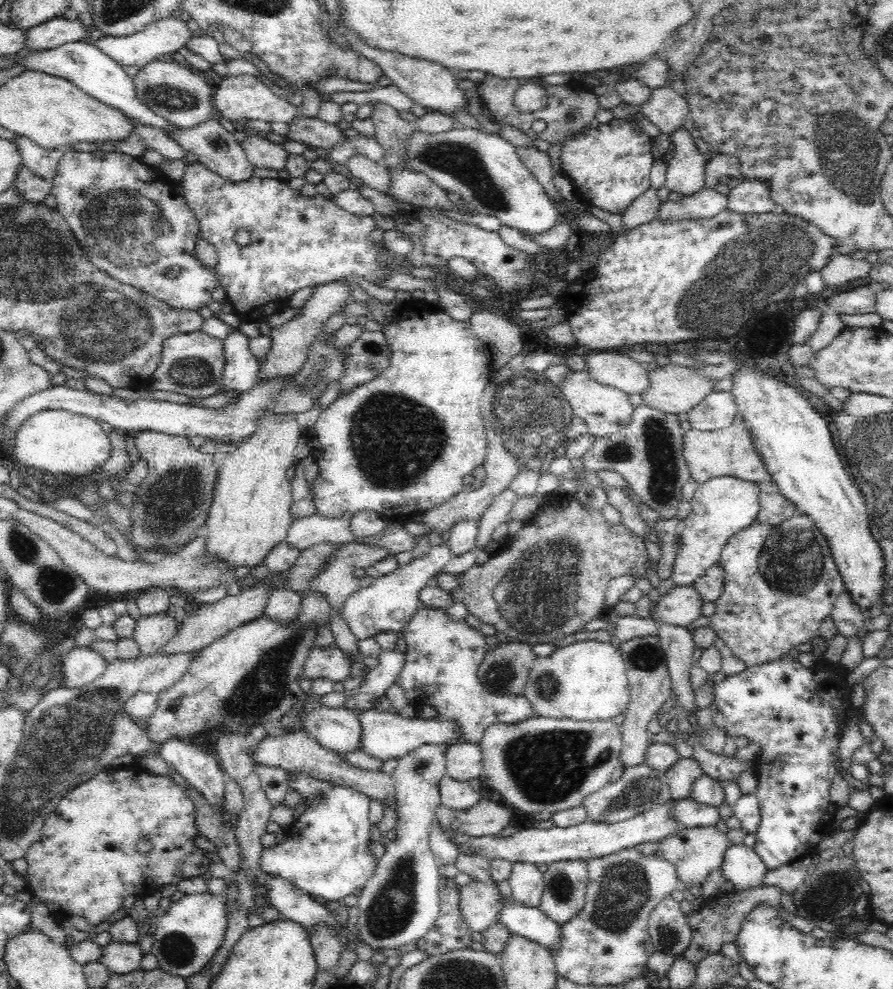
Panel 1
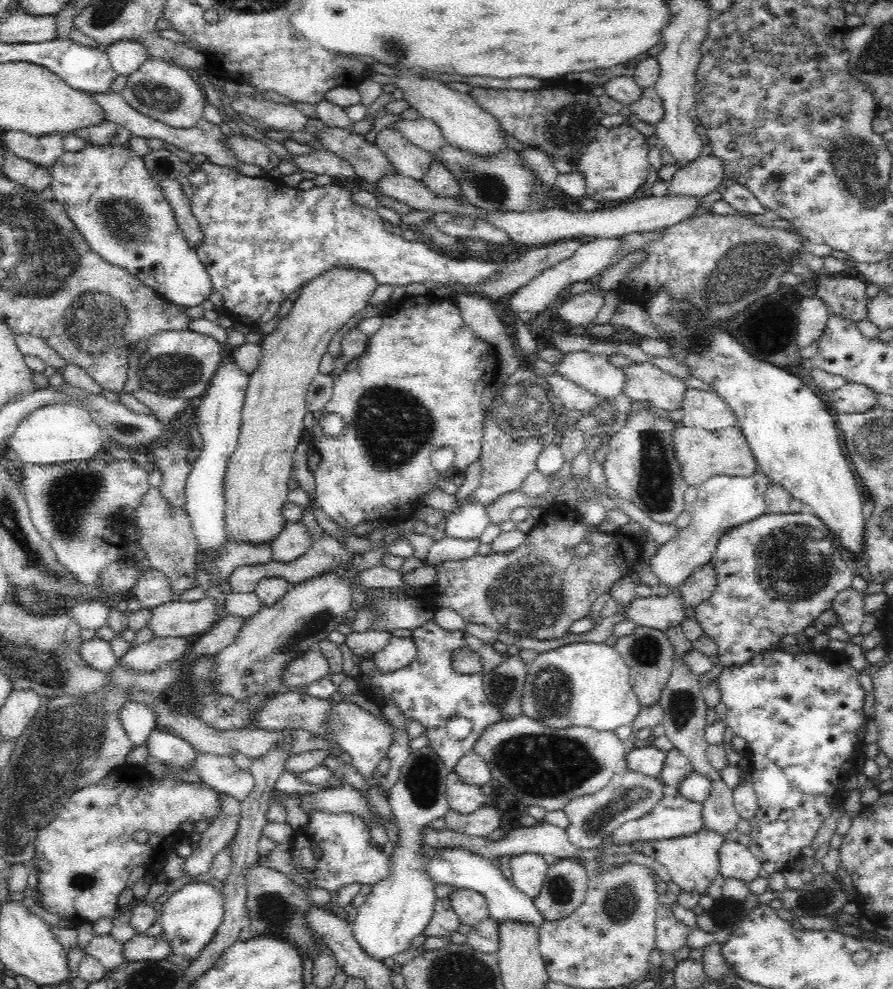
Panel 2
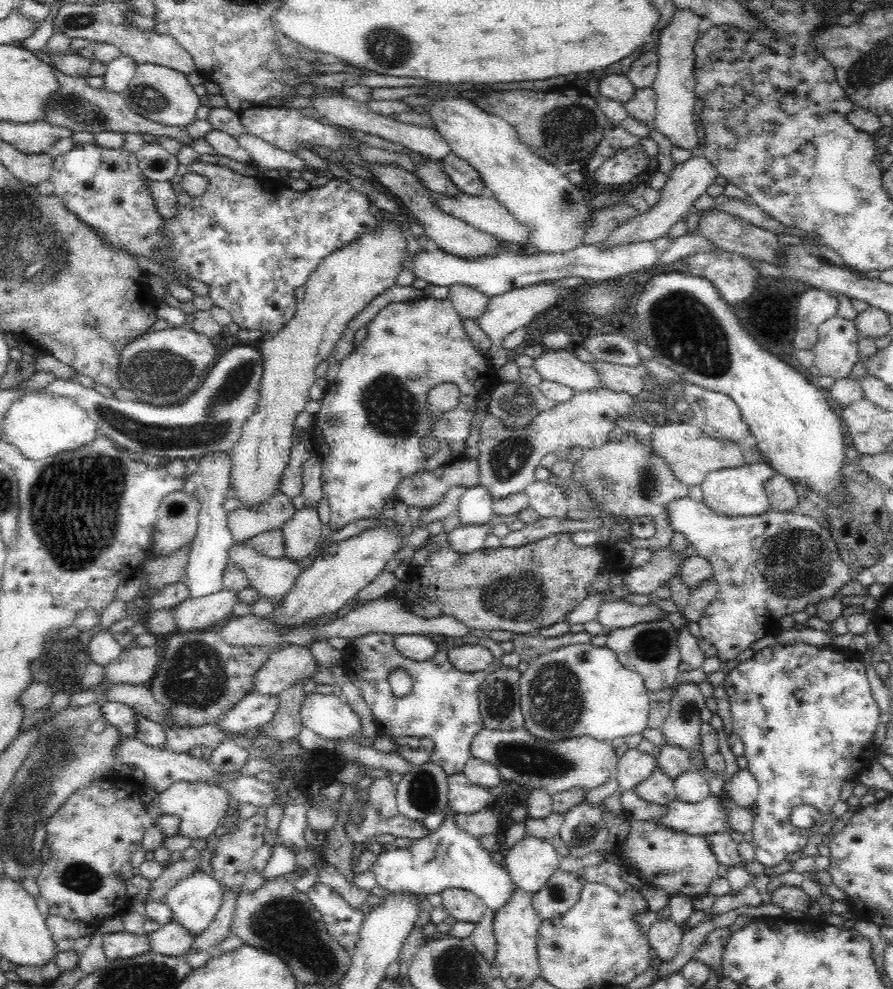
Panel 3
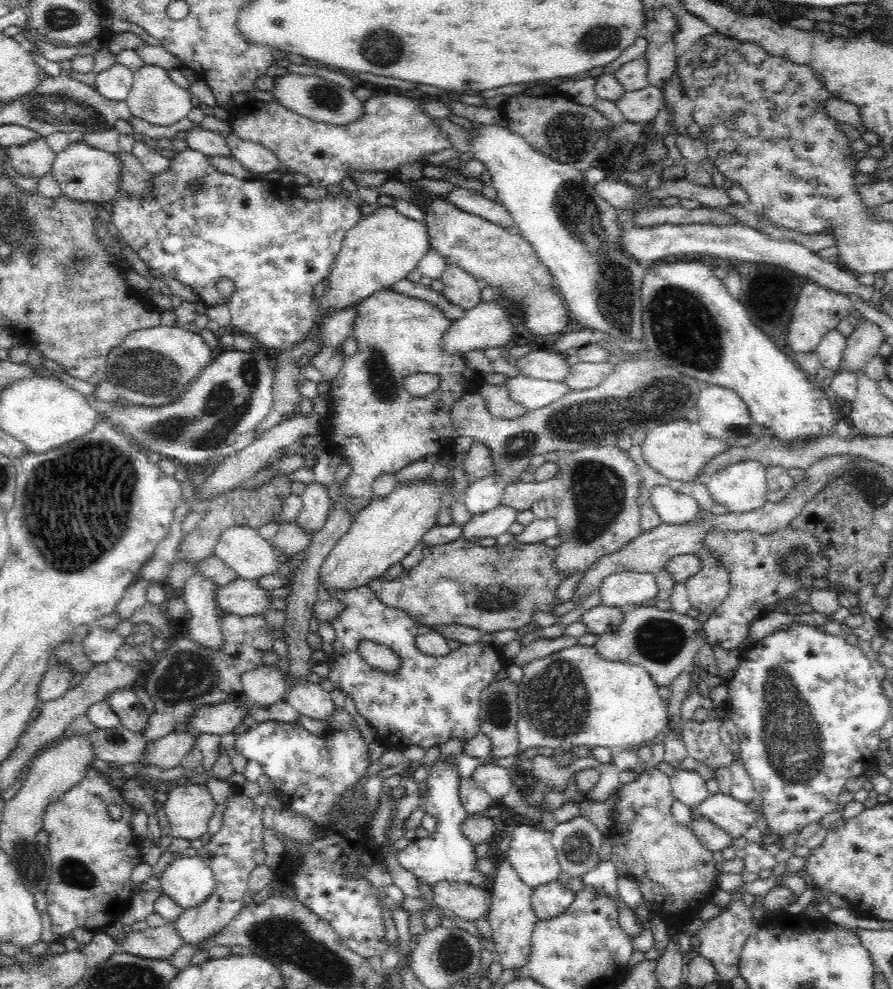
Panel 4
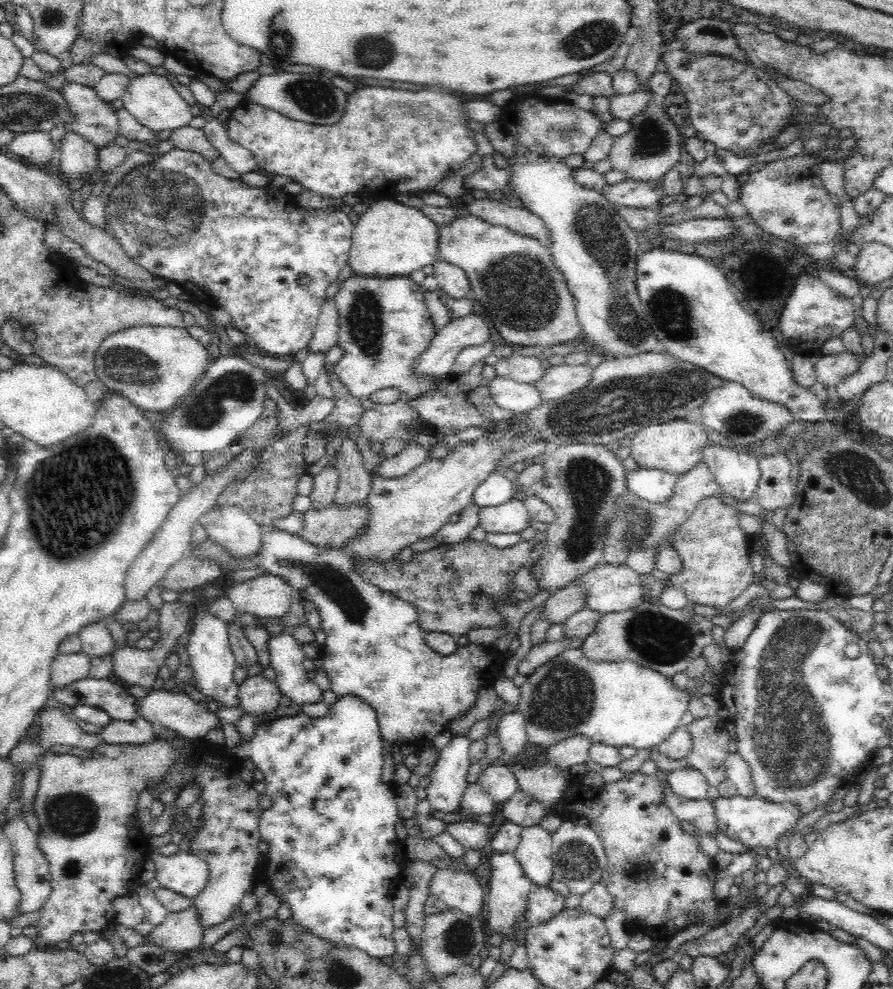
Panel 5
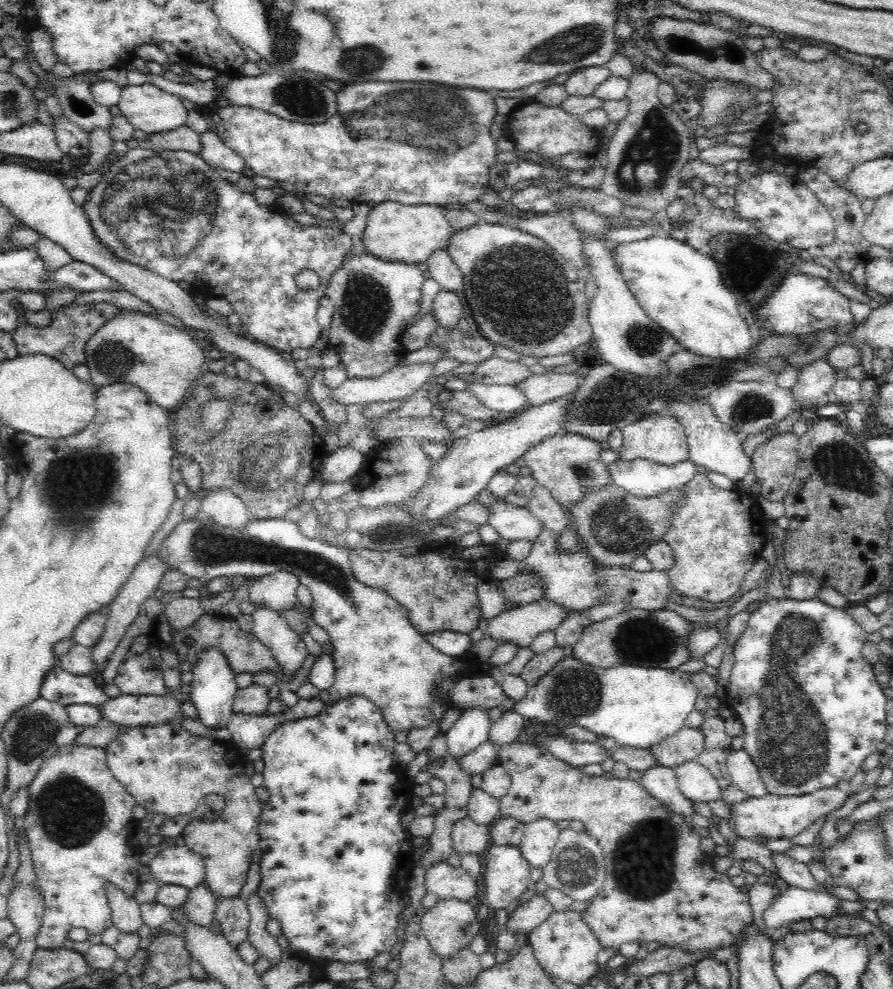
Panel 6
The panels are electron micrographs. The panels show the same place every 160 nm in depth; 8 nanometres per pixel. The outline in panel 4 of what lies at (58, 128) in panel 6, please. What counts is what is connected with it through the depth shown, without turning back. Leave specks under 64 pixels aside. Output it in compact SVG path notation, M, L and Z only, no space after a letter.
M84 142L71 143L63 152L56 154L51 171L50 174L60 185L61 194L76 202L110 208L112 202L123 194L119 188L119 162L116 157Z

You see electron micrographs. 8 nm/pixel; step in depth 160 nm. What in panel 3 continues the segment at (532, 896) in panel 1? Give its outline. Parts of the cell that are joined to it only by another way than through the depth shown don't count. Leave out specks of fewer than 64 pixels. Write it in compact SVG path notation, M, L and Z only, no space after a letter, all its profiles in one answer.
M525 834L508 848L506 871L518 888L534 894L559 871L560 854L550 840Z

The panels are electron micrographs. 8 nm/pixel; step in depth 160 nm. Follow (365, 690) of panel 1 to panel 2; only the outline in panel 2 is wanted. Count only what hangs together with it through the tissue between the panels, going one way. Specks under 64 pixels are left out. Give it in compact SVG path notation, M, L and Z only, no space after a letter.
M393 638L379 652L373 654L373 662L380 673L392 673L411 664L417 658L417 646L412 638Z

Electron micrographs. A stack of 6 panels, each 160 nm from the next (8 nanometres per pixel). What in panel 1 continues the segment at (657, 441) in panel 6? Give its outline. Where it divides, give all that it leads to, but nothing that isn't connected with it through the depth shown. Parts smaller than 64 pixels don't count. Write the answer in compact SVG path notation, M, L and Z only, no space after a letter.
M740 413L734 418L732 424L728 425L728 428L708 432L694 428L684 431L682 450L690 478L698 484L718 476L734 476L740 480L750 480L757 485L771 480L770 474L752 445L748 429L742 422Z

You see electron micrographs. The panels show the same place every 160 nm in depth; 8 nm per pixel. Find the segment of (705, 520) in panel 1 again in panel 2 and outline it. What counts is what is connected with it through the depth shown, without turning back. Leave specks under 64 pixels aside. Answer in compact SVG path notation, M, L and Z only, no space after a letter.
M758 467L752 476L711 476L698 485L697 499L688 506L691 512L689 525L677 531L676 536L657 546L656 553L648 560L649 569L658 583L676 590L698 566L712 558L718 538L734 526L754 520L767 512L765 490L772 482Z

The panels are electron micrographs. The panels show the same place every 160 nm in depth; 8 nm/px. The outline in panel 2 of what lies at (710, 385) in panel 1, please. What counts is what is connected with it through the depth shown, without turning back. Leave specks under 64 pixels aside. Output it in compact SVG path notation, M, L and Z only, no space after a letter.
M650 362L622 366L624 388L622 393L632 401L646 402L648 407L658 407L679 414L686 384Z

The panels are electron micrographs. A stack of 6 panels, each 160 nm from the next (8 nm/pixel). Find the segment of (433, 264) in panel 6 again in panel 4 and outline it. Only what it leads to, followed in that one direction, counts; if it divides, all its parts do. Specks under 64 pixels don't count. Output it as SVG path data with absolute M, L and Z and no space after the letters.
M448 267L442 274L443 295L465 311L480 302L480 286L477 280L459 267Z

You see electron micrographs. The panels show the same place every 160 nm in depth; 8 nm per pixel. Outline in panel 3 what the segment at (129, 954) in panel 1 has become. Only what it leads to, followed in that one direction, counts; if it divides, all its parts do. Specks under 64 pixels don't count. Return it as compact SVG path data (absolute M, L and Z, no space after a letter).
M170 920L149 933L151 952L168 956L183 956L196 940L179 922Z

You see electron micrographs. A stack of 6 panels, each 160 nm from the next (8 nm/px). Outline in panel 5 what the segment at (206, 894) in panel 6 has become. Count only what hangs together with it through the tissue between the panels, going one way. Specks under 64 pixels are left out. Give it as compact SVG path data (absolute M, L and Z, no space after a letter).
M192 904L180 912L170 912L165 921L155 926L147 938L152 944L164 950L183 955L186 950L196 948L202 943L204 934L197 909Z

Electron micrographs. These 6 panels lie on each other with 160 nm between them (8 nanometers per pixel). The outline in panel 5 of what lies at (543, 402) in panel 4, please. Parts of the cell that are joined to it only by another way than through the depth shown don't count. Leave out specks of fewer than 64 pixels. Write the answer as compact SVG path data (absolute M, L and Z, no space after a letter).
M494 377L489 382L488 391L499 408L514 414L534 410L542 403L540 393L534 385L519 383L510 378Z

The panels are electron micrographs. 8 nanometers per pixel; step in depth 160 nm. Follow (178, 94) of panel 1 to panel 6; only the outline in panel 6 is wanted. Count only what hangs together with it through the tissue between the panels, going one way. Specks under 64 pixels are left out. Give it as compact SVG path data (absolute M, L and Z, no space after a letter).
M154 84L128 85L121 90L117 106L121 116L147 136L175 130L187 120L187 109L180 97Z

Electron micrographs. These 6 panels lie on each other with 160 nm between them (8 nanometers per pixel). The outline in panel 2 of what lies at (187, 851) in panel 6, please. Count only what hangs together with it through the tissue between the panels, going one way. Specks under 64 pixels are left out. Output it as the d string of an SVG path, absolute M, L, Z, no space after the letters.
M197 881L185 884L174 891L167 901L159 907L161 917L159 921L163 926L163 936L171 946L171 952L196 960L200 950L210 942L216 928L220 926L224 912L224 897L222 889L210 883Z

